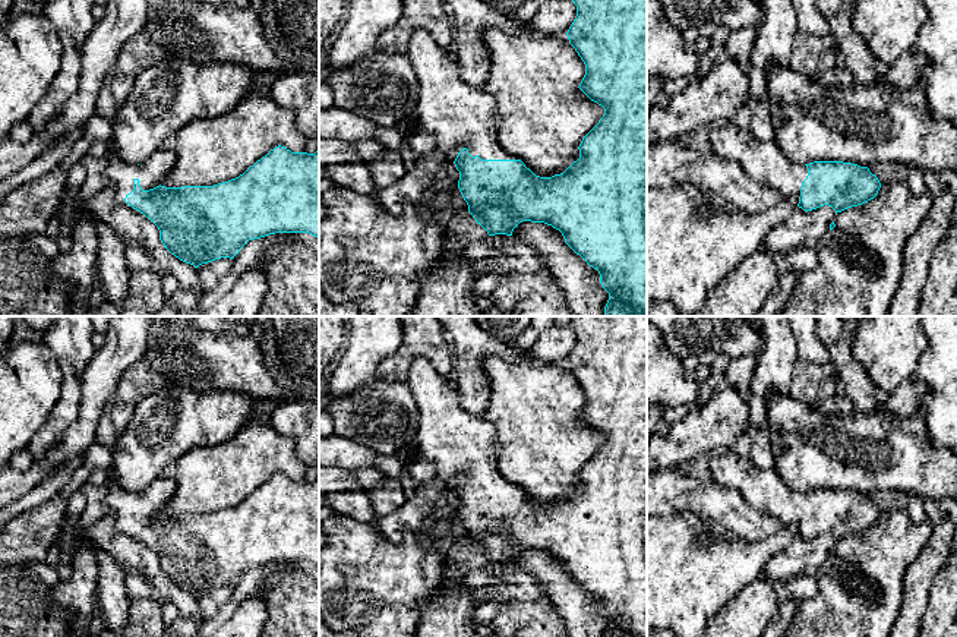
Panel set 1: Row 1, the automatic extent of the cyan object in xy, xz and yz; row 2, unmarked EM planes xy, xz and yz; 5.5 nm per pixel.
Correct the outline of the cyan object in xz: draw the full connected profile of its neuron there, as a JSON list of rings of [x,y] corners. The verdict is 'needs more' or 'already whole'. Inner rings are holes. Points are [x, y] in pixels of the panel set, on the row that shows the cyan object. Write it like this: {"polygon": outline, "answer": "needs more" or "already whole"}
{"polygon": [[[572,0],[577,16],[566,37],[585,64],[579,89],[604,108],[598,123],[582,138],[579,158],[563,173],[536,176],[496,139],[496,98],[465,83],[452,50],[440,48],[430,34],[416,29],[408,41],[414,75],[420,85],[419,124],[436,139],[435,157],[452,161],[459,171],[458,189],[468,212],[489,236],[512,236],[522,221],[544,223],[559,230],[565,243],[598,271],[609,293],[604,316],[647,316],[647,0]]], "answer": "needs more"}

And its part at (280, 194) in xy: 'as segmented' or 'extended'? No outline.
extended

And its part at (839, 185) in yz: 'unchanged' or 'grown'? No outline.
grown

